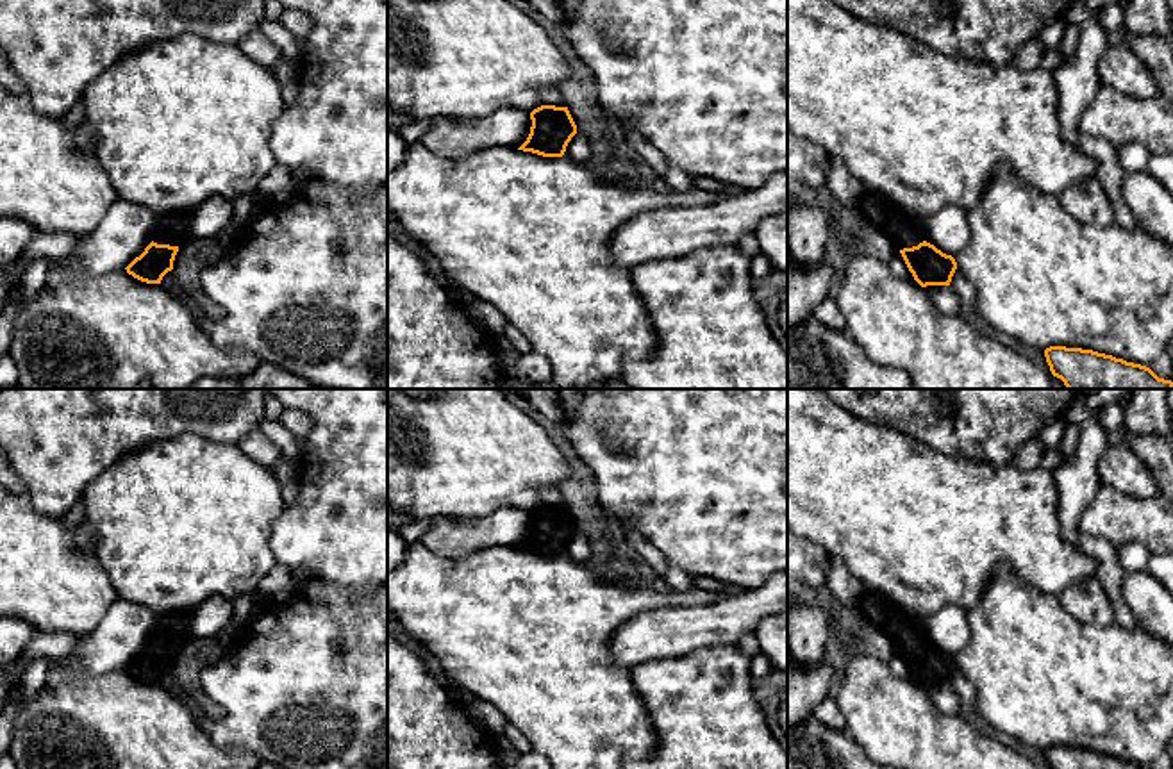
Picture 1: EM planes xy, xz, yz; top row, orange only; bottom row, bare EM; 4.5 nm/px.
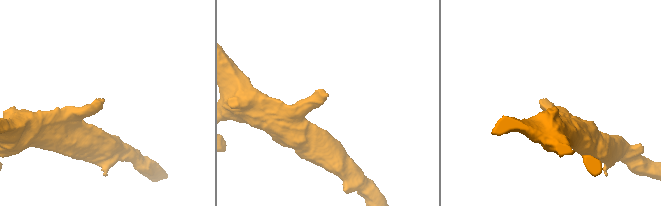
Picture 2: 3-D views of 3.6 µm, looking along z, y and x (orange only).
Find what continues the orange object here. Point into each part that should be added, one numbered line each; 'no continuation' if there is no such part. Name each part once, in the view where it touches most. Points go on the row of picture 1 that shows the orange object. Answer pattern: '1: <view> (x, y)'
1: xy (174, 229)

